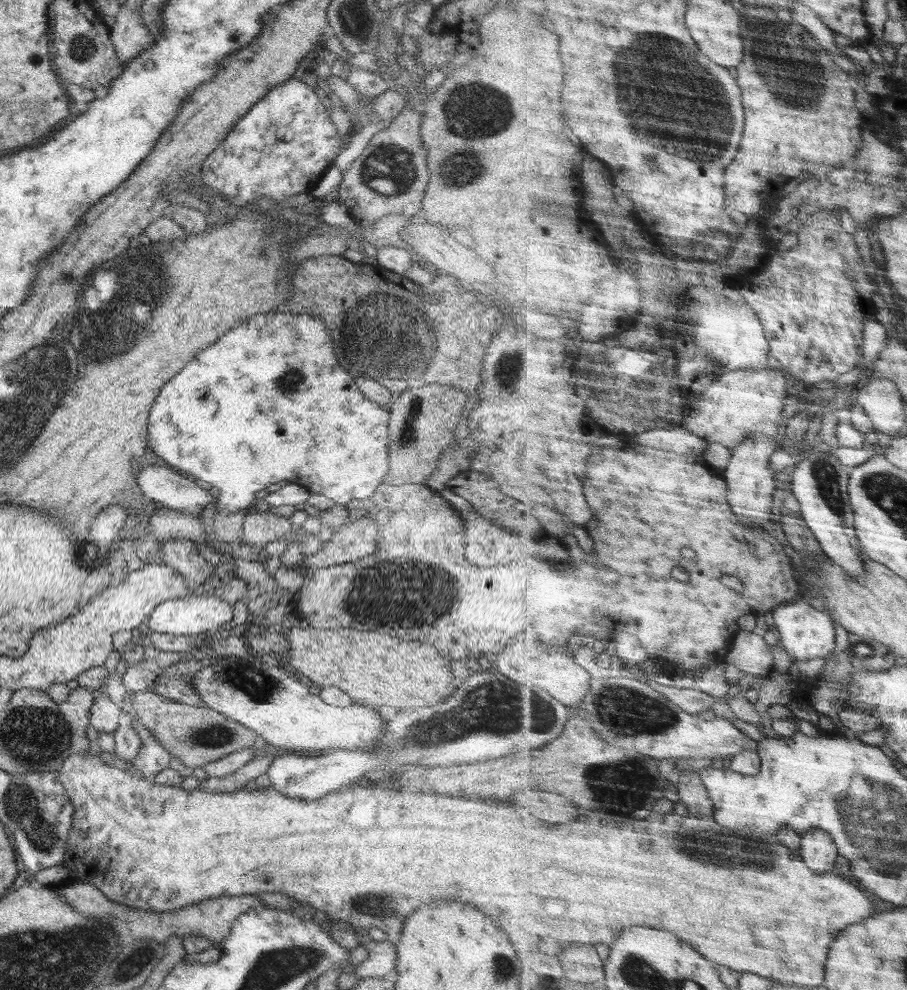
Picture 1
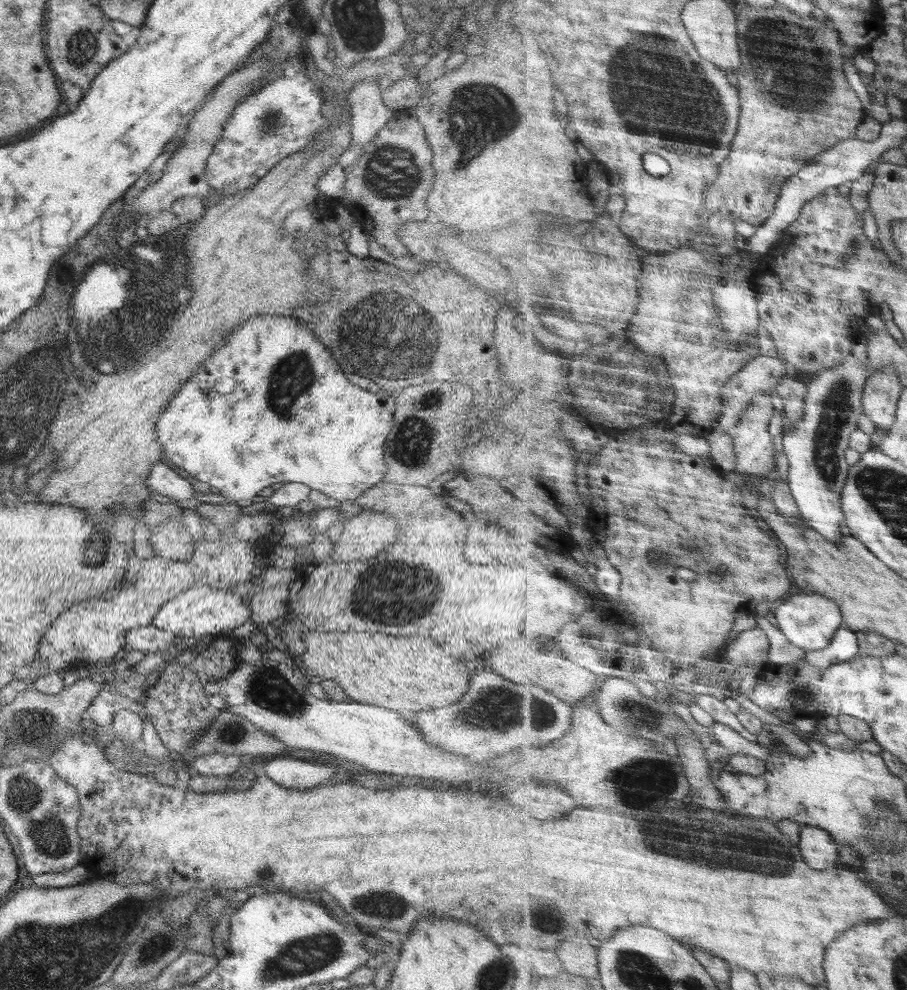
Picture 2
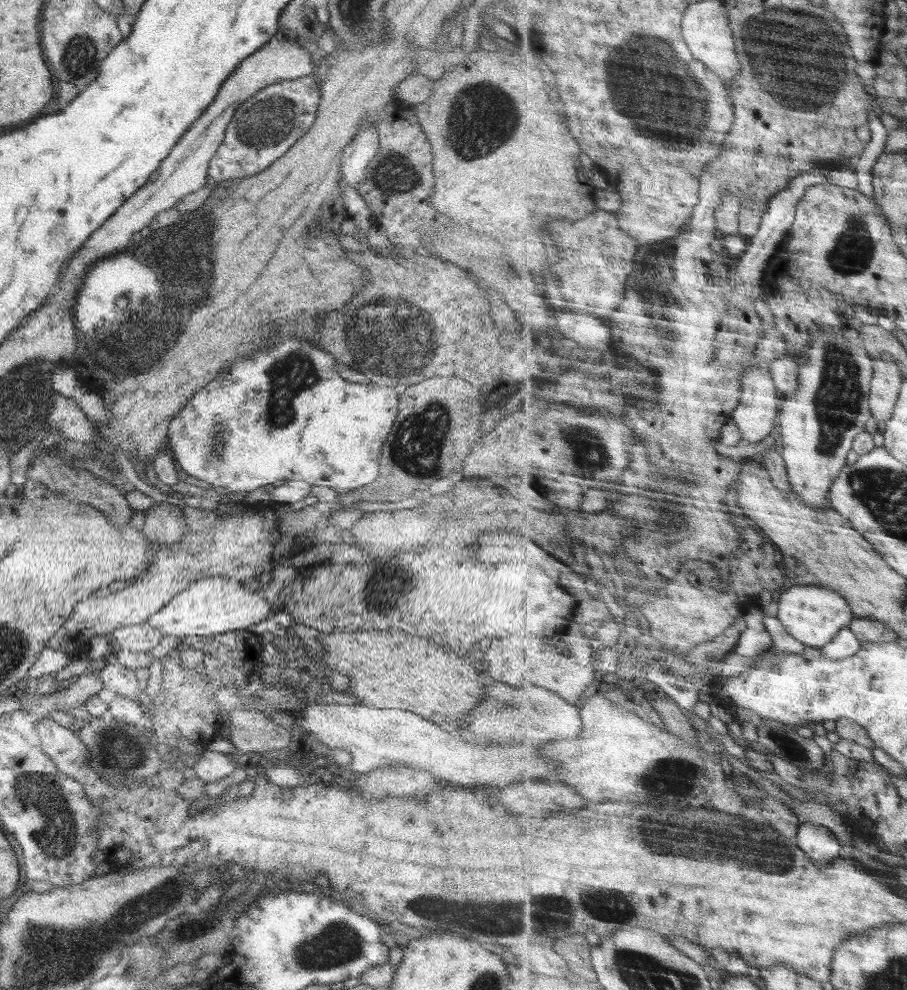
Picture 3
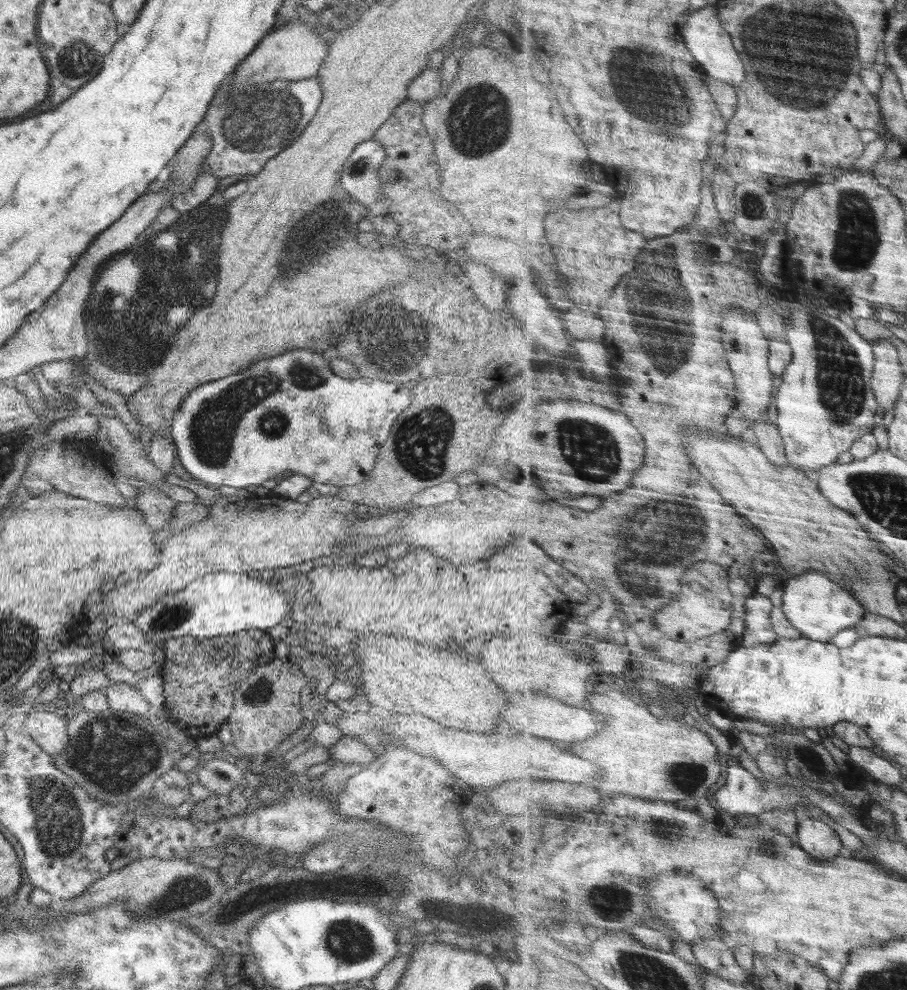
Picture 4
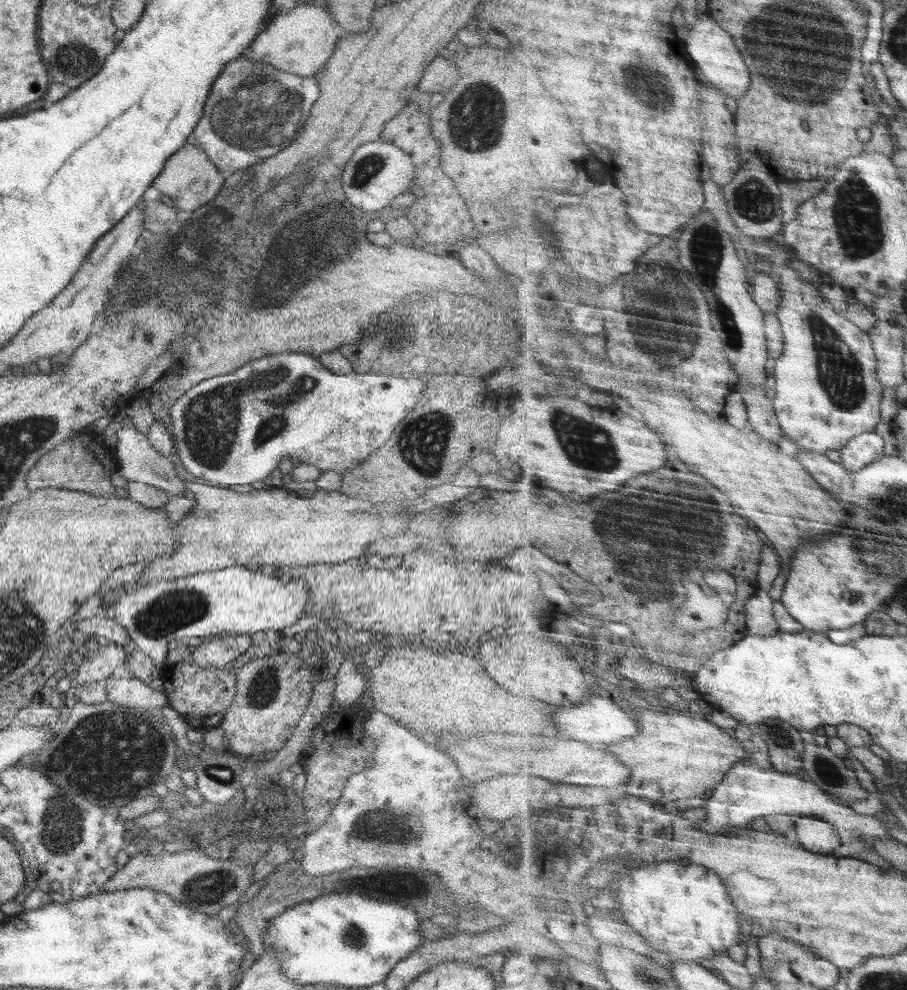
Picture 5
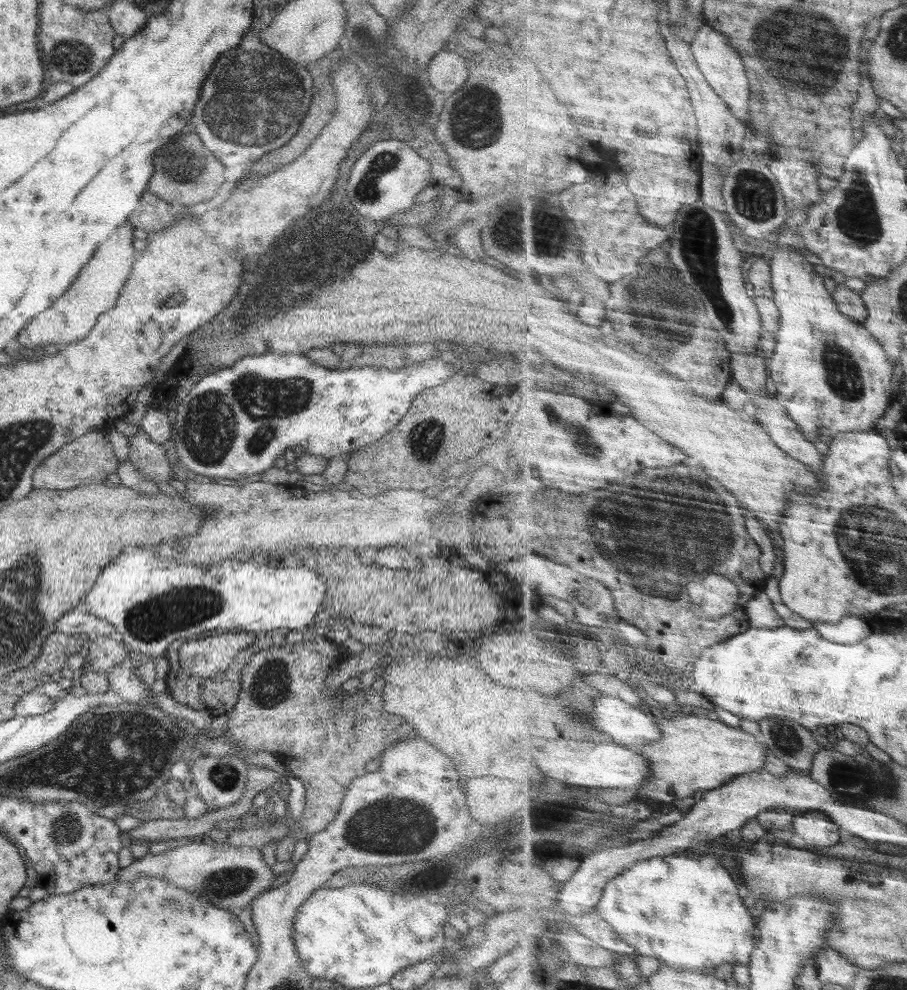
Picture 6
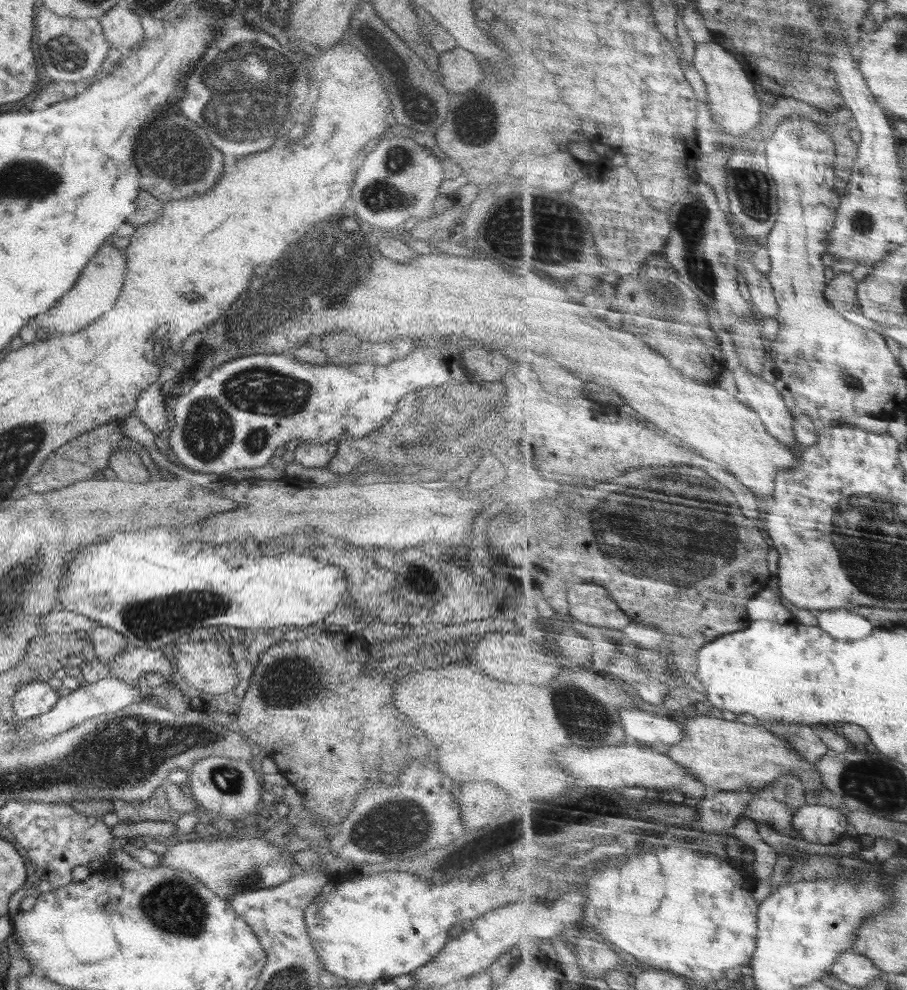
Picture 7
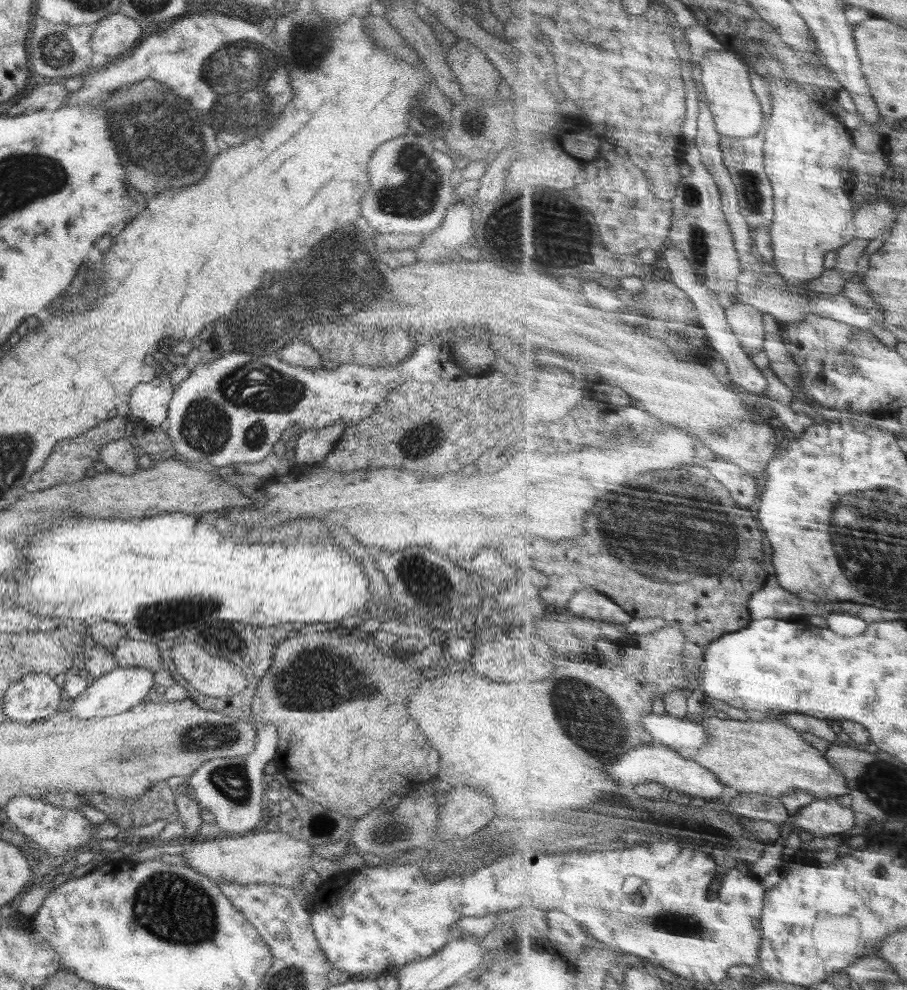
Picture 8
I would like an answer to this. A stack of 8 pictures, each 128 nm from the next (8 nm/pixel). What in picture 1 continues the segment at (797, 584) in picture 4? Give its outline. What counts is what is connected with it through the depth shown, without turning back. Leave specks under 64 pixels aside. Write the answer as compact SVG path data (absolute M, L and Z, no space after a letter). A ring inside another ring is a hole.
M799 598L793 603L788 603L780 608L775 608L773 618L781 633L783 648L795 661L812 660L813 658L826 658L837 649L838 621L825 608L815 608Z

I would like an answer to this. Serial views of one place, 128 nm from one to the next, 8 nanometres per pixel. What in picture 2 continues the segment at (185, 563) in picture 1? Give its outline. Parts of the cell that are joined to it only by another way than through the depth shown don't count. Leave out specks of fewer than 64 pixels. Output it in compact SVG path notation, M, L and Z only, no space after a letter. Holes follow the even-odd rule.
M170 517L168 522L150 530L150 546L154 553L172 561L188 561L192 557L194 537L186 529Z

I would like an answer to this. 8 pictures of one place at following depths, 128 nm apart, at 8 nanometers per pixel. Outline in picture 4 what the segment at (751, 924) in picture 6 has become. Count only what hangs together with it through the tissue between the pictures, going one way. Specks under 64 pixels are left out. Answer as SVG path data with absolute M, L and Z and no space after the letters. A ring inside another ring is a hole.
M672 872L672 874L658 878L656 882L650 884L650 900L648 902L657 918L666 920L670 926L674 926L674 930L678 930L682 940L686 940L686 942L712 938L720 930L720 912L718 912L720 904L716 900L714 892L708 890L704 886L704 882L696 880L694 876Z

